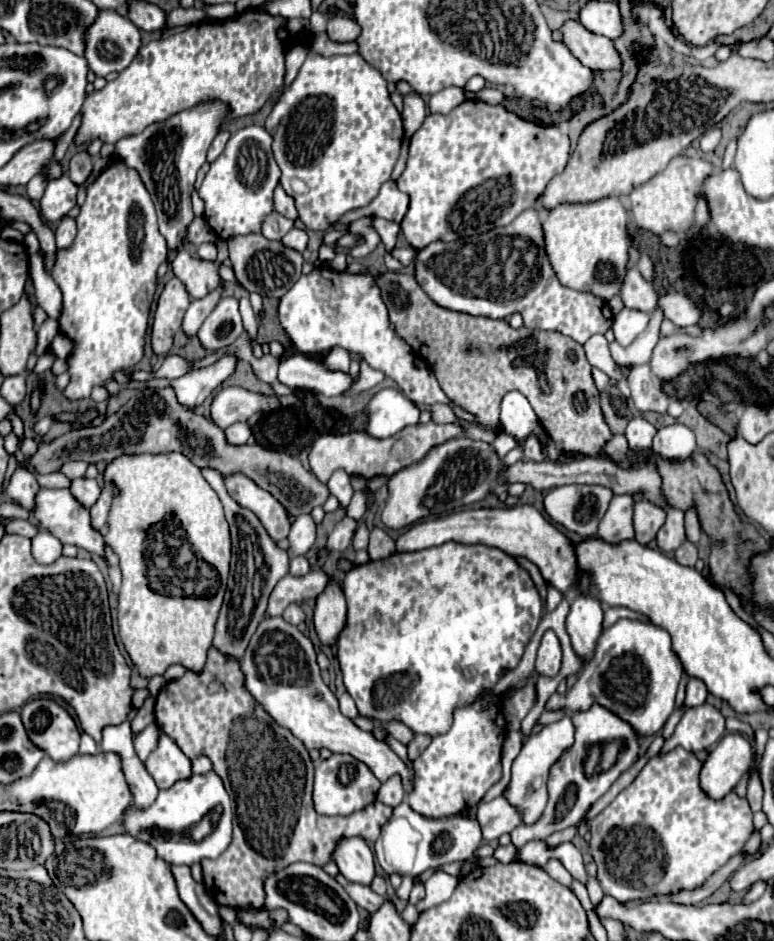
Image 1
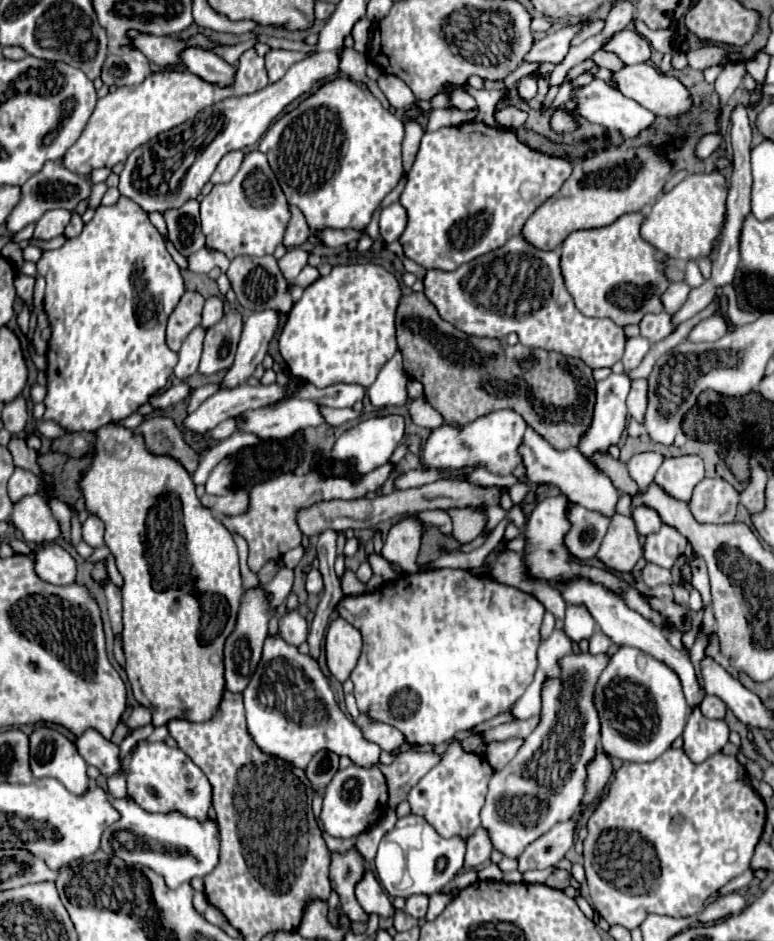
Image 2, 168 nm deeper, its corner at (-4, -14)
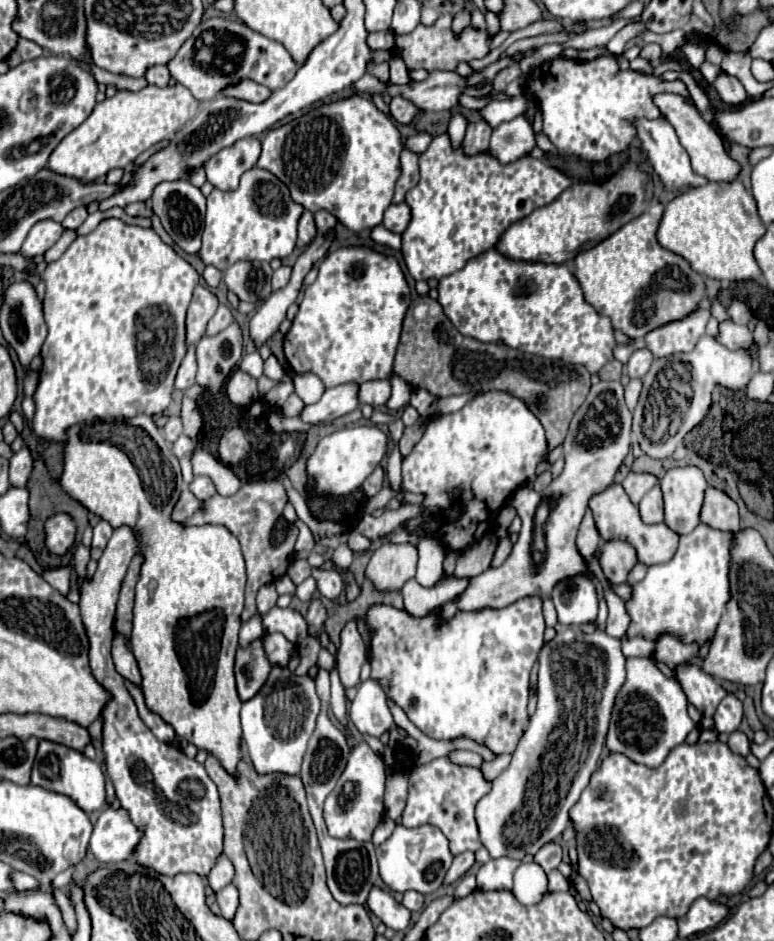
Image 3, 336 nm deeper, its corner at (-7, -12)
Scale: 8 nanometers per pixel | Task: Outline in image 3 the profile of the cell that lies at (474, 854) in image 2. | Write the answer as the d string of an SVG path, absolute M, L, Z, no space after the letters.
M463 852L463 854L455 856L453 866L449 868L449 872L447 872L447 876L445 876L445 884L457 882L473 864L475 864L475 854L473 854L473 852Z

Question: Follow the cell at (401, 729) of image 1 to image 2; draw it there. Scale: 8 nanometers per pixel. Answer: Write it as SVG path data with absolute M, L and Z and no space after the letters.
M360 712L354 722L358 724L358 728L362 728L362 734L366 736L366 740L378 744L386 752L402 746L404 742L404 736L398 728L390 724L382 724L380 720L374 720L368 712Z

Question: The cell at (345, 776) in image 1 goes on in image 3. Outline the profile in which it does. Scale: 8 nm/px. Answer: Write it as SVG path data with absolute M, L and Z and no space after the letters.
M359 742L359 746L349 756L341 778L337 780L337 786L325 800L323 816L329 834L335 838L355 838L359 842L371 840L373 830L377 828L377 824L385 814L383 792L385 792L383 760L369 748L367 742Z

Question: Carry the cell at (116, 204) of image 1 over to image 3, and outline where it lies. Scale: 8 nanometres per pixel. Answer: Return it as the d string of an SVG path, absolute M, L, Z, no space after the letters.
M105 218L99 222L99 226L87 234L87 236L77 236L73 244L63 252L63 256L51 264L47 264L45 272L41 274L45 282L45 298L43 298L43 310L45 310L45 322L49 328L47 340L41 348L41 358L43 358L43 368L39 374L39 384L33 394L35 398L35 418L33 418L33 430L47 440L59 442L67 438L67 432L71 426L87 422L87 420L98 419L100 421L124 420L133 418L137 414L149 414L149 416L159 416L161 412L167 410L171 402L171 392L173 392L173 380L177 374L177 368L181 364L181 358L185 356L187 344L185 344L185 312L191 302L193 288L199 284L199 274L195 268L185 262L171 246L167 246L151 228L137 228L127 224L121 218Z

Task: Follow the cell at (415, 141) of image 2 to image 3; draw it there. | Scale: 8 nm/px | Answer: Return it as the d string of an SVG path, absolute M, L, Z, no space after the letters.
M403 148L401 152L401 176L397 180L397 186L395 186L395 196L393 196L393 204L397 202L403 202L405 198L405 192L409 188L413 188L415 184L419 182L419 164L417 164L417 154Z

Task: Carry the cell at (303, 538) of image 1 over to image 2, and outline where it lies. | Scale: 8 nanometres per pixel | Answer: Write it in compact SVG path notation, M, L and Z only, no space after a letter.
M288 570L288 572L276 572L274 574L272 582L266 586L266 590L273 596L270 604L272 609L277 609L286 600L286 596L292 590L292 584L294 584L294 572L292 570Z

